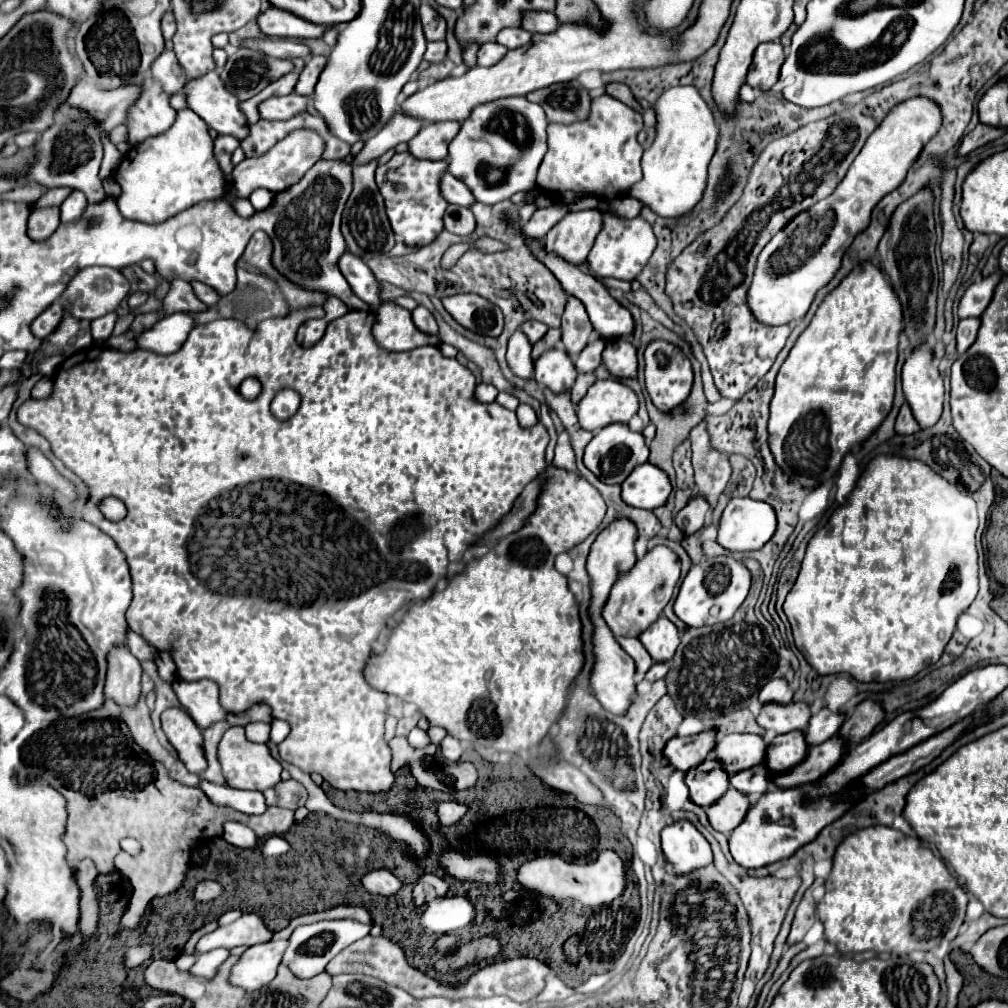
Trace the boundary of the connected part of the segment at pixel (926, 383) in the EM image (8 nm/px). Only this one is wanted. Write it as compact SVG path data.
M932 349L912 351L902 367L902 391L920 429L936 425L942 415L944 385L938 369L932 367Z

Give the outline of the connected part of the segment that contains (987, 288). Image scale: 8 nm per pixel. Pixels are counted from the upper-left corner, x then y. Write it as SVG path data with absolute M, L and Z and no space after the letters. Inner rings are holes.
M992 273L992 275L984 277L982 281L972 283L958 303L958 317L960 319L980 317L984 313L984 309L988 307L998 281L1000 281L1000 273Z

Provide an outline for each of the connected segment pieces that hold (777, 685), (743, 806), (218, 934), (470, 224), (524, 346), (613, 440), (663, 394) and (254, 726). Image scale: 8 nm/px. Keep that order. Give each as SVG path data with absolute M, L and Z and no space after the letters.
M772 679L772 683L766 683L764 689L760 691L758 701L762 705L766 705L766 703L790 703L792 691L788 689L788 683L784 679Z
M728 789L716 803L706 807L706 815L708 815L708 823L714 831L720 833L730 833L732 827L736 827L736 823L740 823L740 819L744 819L744 811L748 811L750 801L746 795L740 795L732 789Z
M246 913L240 919L236 919L234 923L226 925L226 927L218 927L216 931L204 935L196 947L194 947L194 955L224 947L224 949L232 949L238 945L258 945L272 939L272 931L268 931L268 927L264 925L264 921L254 915L254 913Z
M448 205L444 213L444 229L454 235L470 235L476 227L474 215L470 209L460 205Z
M516 331L508 341L506 361L508 361L510 371L520 379L532 379L534 361L530 357L530 349L532 349L532 345L528 343L528 339L522 331Z
M620 423L606 425L604 429L600 429L584 449L584 465L600 481L608 485L620 485L634 471L636 465L642 465L646 461L648 461L648 447L644 443L642 433L634 433L628 429L628 425L620 425Z
M652 339L644 349L644 361L646 361L646 389L652 403L664 413L682 405L684 399L688 399L688 391L692 389L692 365L688 357L682 353L682 349L664 339Z
M254 721L246 725L246 737L254 743L266 743L270 739L270 723Z

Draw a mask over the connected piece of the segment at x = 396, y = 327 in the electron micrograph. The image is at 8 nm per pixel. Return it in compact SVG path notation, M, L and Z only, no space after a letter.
M384 301L380 303L378 309L374 309L374 325L372 325L372 335L376 339L376 343L386 349L386 351L412 351L424 345L440 345L440 337L438 335L428 335L422 333L414 321L412 321L412 313L400 305L396 305L394 301Z

